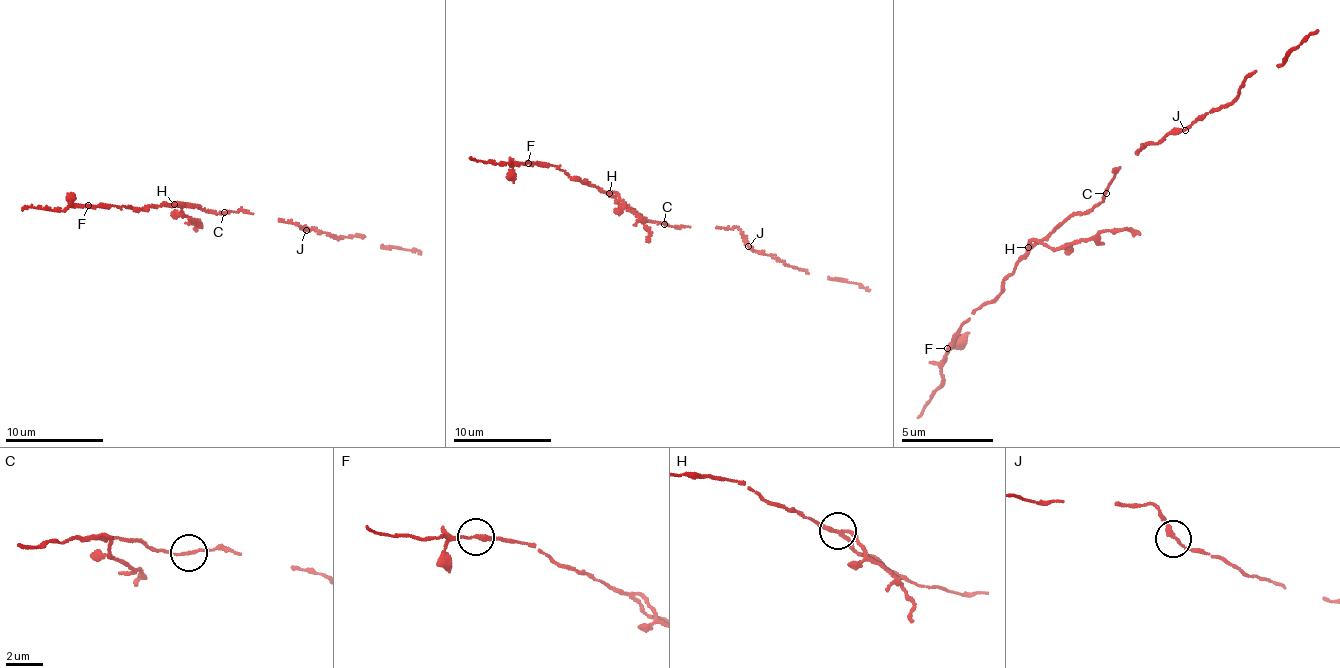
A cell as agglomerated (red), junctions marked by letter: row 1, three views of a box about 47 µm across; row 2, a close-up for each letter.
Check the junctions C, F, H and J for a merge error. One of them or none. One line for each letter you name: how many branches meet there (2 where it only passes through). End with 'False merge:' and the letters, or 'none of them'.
H: Branches: 2
False merge: H

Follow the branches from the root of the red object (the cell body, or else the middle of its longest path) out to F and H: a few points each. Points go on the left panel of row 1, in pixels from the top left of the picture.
F: (224, 215), (182, 204), (178, 207), (152, 205), (141, 209), (88, 205)
H: (224, 215), (193, 206), (174, 205)

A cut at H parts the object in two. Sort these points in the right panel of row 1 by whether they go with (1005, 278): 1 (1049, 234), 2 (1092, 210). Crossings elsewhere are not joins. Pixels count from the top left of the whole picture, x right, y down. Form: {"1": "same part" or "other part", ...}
{"1": "same part", "2": "same part"}

